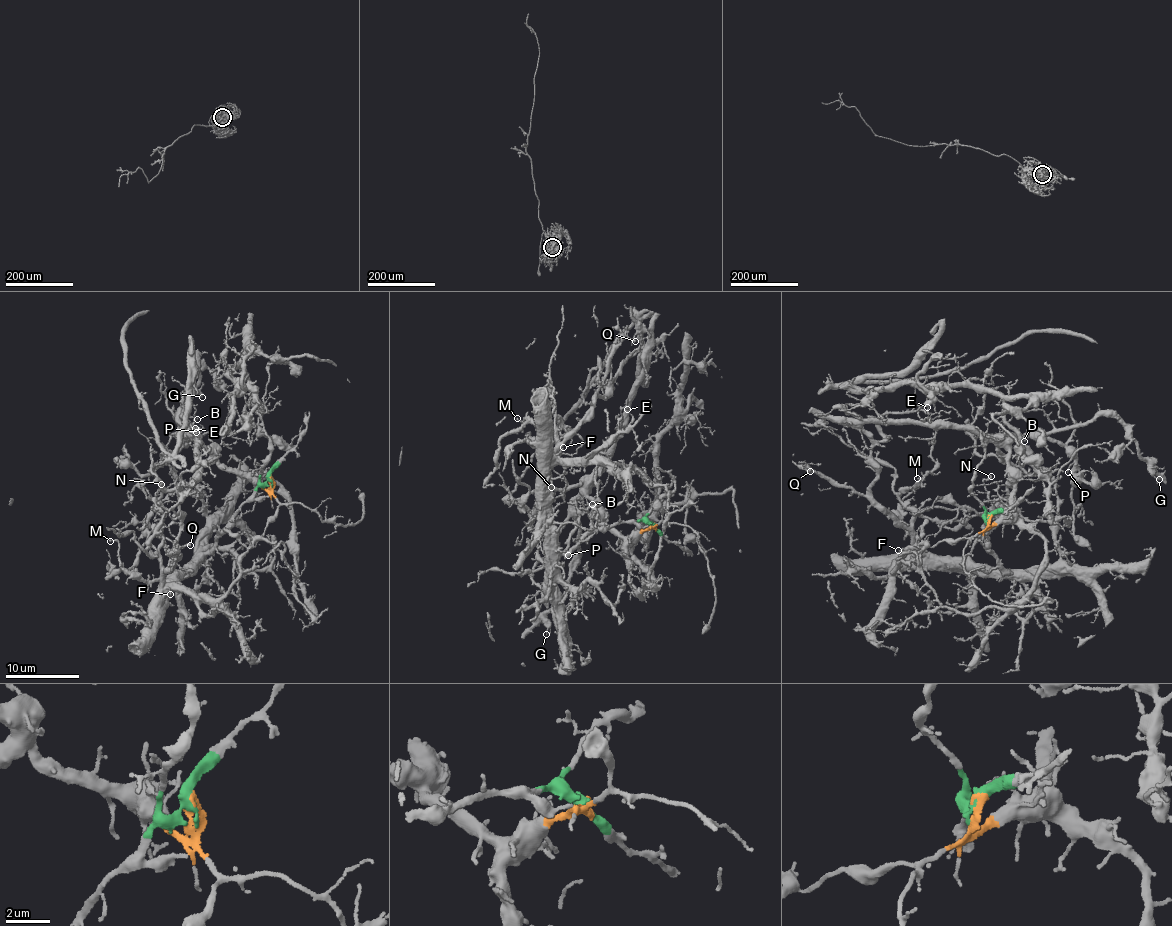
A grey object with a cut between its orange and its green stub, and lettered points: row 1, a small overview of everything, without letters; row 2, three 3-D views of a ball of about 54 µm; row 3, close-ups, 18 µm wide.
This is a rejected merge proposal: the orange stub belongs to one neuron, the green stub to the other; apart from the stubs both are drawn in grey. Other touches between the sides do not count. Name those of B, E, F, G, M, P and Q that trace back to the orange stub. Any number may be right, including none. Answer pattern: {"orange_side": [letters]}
{"orange_side": ["B", "E", "G", "P"]}

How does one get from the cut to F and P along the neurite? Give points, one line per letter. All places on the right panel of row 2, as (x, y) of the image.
F: (989, 518), (985, 524), (989, 551), (1006, 570), (923, 555), (908, 546), (898, 549)
P: (989, 518), (987, 524), (1002, 521), (1015, 502), (1013, 442), (1029, 436), (1063, 447), (1073, 460), (1068, 473)

